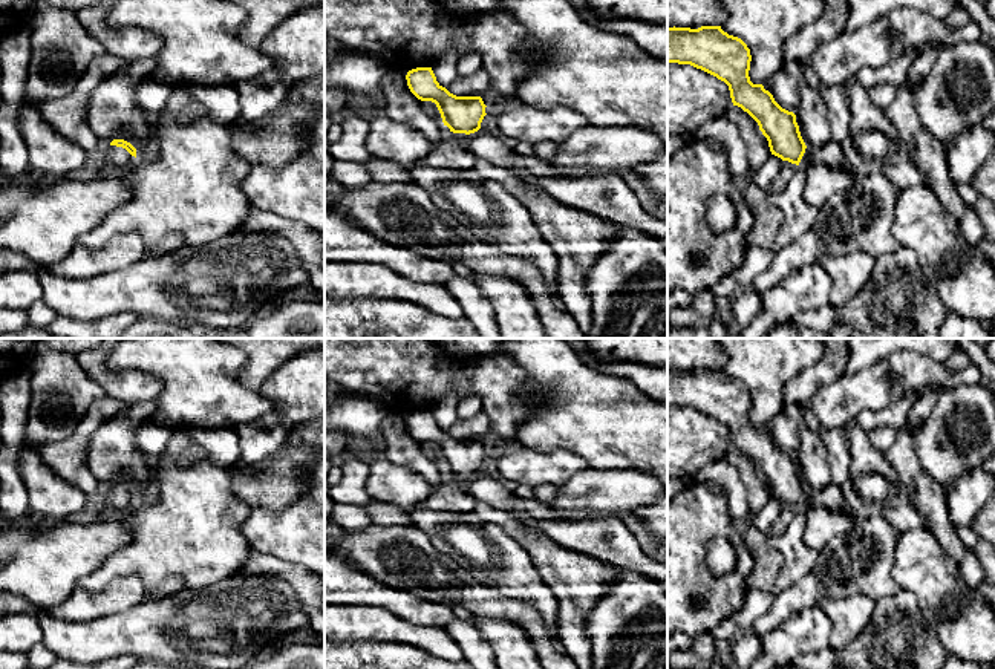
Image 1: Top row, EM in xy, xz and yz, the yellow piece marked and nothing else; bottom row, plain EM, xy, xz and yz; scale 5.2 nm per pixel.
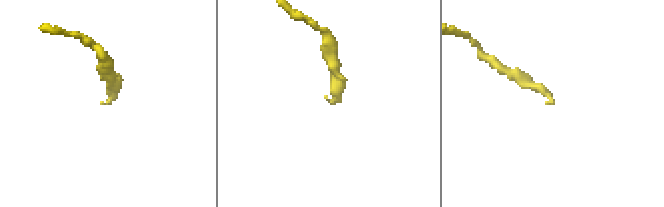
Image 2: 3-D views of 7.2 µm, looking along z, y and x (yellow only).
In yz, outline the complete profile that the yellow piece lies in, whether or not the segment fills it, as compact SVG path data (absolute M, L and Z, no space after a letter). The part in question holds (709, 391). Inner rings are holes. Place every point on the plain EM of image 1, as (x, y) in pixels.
M701 369L698 372L667 370L667 407L690 407L724 424L729 429L733 449L741 450L758 465L759 473L768 484L772 498L801 510L824 507L831 511L853 514L845 501L843 488L834 482L817 493L805 488L796 465L796 458L782 452L762 427L753 427L750 424L750 404L752 398L747 387L741 381L724 375L721 369Z

